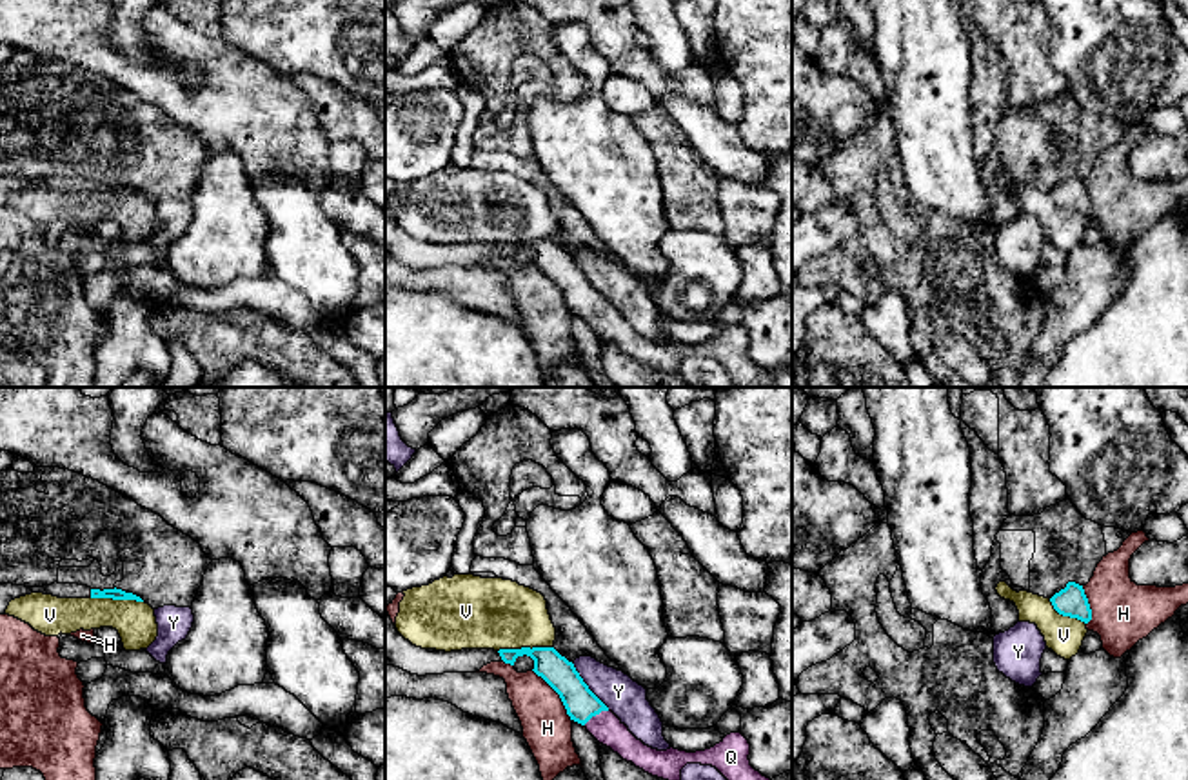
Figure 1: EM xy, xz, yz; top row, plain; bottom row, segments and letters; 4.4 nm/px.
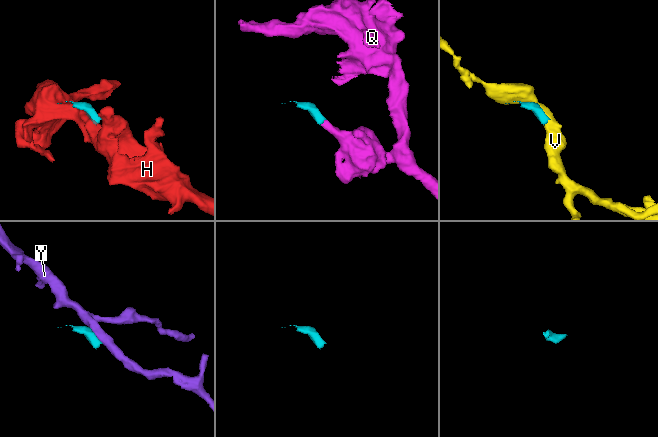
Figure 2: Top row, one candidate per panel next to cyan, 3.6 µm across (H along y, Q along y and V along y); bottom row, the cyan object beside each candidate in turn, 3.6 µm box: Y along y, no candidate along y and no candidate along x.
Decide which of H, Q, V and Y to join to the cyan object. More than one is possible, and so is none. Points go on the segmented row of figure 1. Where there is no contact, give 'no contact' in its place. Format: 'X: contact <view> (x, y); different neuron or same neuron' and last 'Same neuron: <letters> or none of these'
H: contact xz (558, 693); different neuron
Q: contact xz (594, 715); same neuron
V: contact xz (524, 648); different neuron
Y: contact xz (587, 686); different neuron
Same neuron: Q

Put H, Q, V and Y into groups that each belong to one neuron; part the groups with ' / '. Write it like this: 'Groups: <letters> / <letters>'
Groups: H / Q / V / Y

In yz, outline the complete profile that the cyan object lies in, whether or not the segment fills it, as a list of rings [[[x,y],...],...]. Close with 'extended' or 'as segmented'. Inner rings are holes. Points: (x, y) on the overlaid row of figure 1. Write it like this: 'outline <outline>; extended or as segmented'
outline [[[1068,582],[1064,589],[1050,598],[1050,602],[1054,609],[1063,616],[1077,618],[1084,624],[1092,620],[1092,609],[1084,589],[1075,582]]]; as segmented

